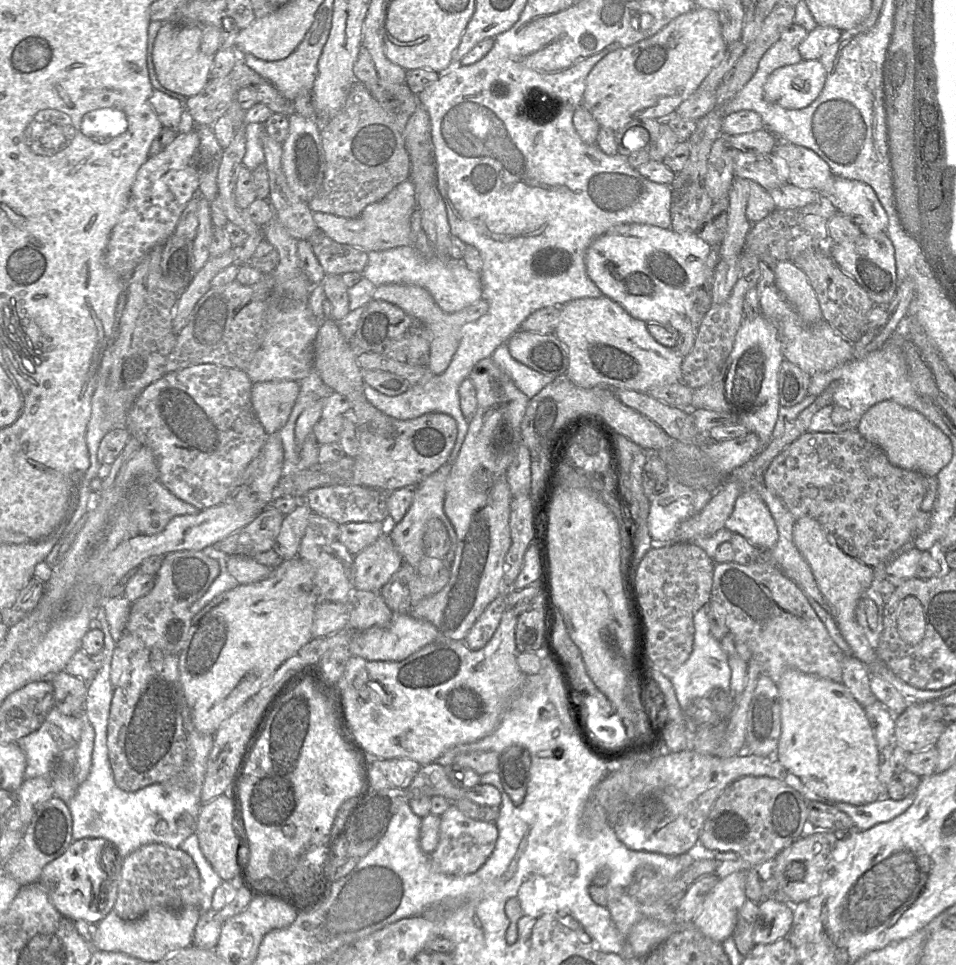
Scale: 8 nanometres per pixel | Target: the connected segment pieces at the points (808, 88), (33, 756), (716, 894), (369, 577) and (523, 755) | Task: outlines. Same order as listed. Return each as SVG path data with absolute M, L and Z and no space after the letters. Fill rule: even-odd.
M819 60L776 69L764 85L764 99L786 109L808 107L820 95L826 81L826 70Z
M53 707L37 730L17 741L26 756L25 778L46 778L54 789L54 796L66 803L73 798L79 787L76 780L76 750L83 720L81 717L66 716Z
M746 870L734 871L718 881L694 919L695 927L718 943L732 936L738 912L747 900Z
M389 534L354 556L354 588L356 591L380 592L404 563Z
M512 745L500 754L498 774L505 793L515 804L524 799L530 766L530 753L523 746Z

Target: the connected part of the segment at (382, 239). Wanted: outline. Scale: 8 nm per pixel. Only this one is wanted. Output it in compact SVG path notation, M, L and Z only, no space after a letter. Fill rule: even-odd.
M408 179L398 184L382 200L368 205L357 217L345 218L329 213L314 213L313 219L318 229L329 238L367 252L388 250L413 245L411 216L415 208L415 185Z

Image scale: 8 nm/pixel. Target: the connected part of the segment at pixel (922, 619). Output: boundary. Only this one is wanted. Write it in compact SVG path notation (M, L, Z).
M908 596L899 606L897 628L900 637L910 645L922 641L926 630L926 617L920 601Z

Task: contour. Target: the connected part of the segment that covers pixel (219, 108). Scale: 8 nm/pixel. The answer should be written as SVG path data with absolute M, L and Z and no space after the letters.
M239 57L226 77L209 79L203 90L185 101L185 108L196 125L212 126L225 114L240 88L257 86L264 81Z

